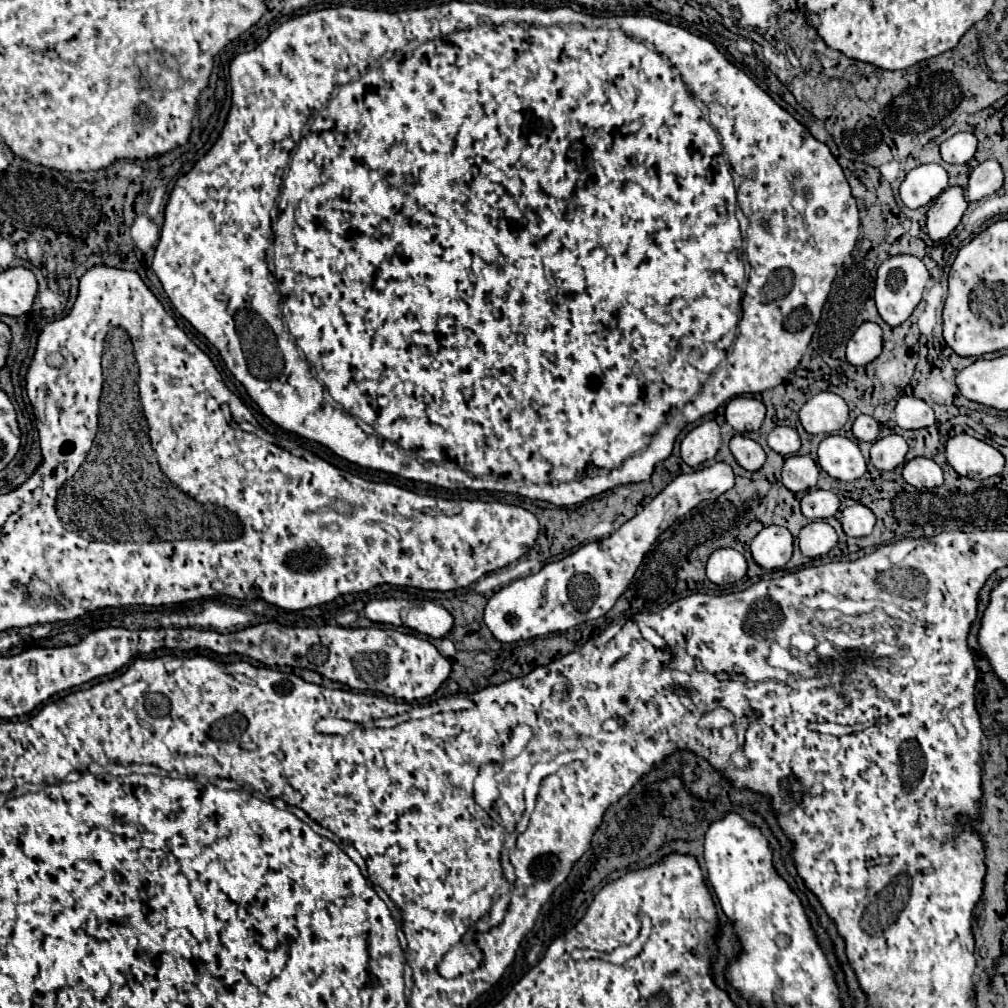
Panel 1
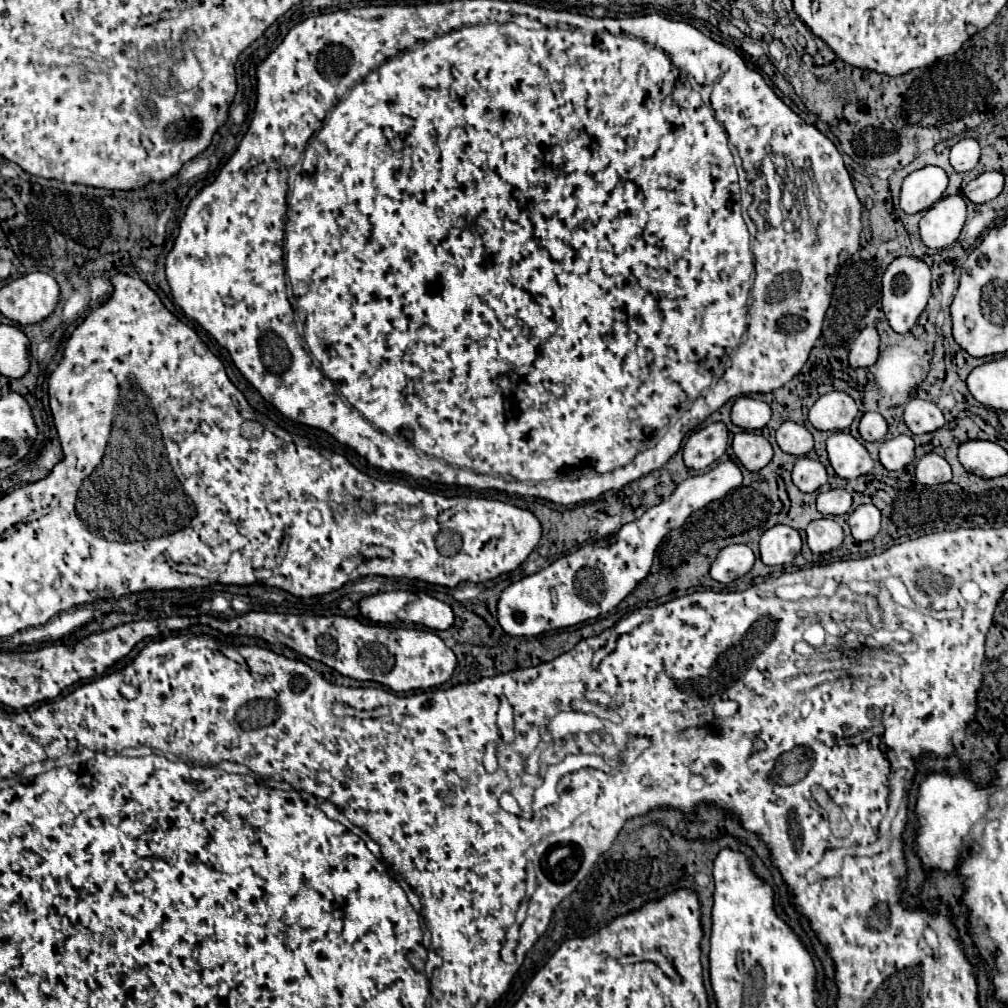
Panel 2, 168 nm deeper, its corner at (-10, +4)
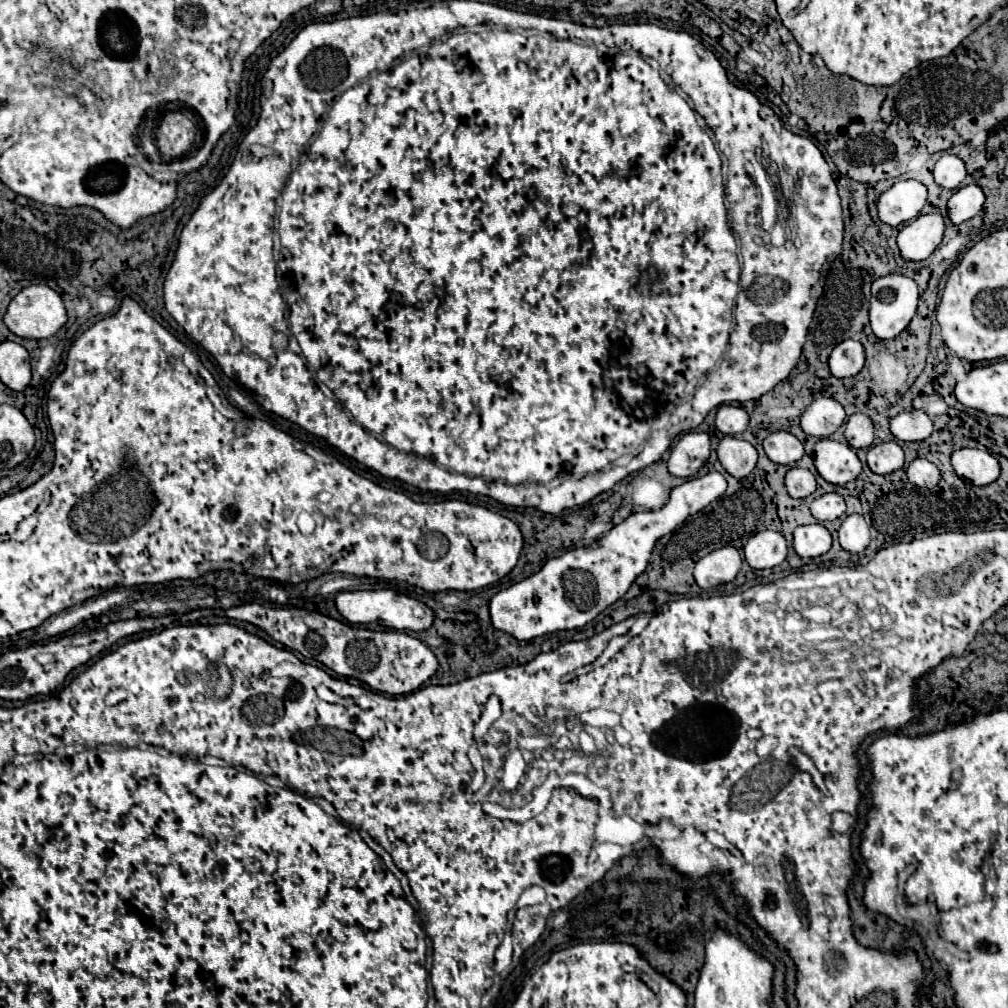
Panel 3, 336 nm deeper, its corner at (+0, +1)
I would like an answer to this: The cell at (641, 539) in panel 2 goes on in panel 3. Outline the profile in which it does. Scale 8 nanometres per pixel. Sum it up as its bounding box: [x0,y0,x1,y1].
[489,472,727,640]

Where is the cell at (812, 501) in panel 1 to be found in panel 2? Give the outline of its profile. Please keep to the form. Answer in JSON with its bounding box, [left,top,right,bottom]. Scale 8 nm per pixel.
[817,489,851,515]

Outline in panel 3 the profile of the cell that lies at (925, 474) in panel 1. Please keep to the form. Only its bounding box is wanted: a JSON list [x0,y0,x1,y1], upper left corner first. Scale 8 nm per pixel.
[907,458,941,488]

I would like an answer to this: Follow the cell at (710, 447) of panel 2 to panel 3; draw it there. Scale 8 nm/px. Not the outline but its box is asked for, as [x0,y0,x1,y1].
[667,432,709,478]

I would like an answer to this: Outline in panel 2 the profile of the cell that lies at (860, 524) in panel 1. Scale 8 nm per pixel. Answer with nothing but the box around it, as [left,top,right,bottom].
[849,505,881,541]

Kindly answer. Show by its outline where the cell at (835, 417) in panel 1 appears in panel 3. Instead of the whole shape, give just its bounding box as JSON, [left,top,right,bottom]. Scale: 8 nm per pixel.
[801,398,845,438]

